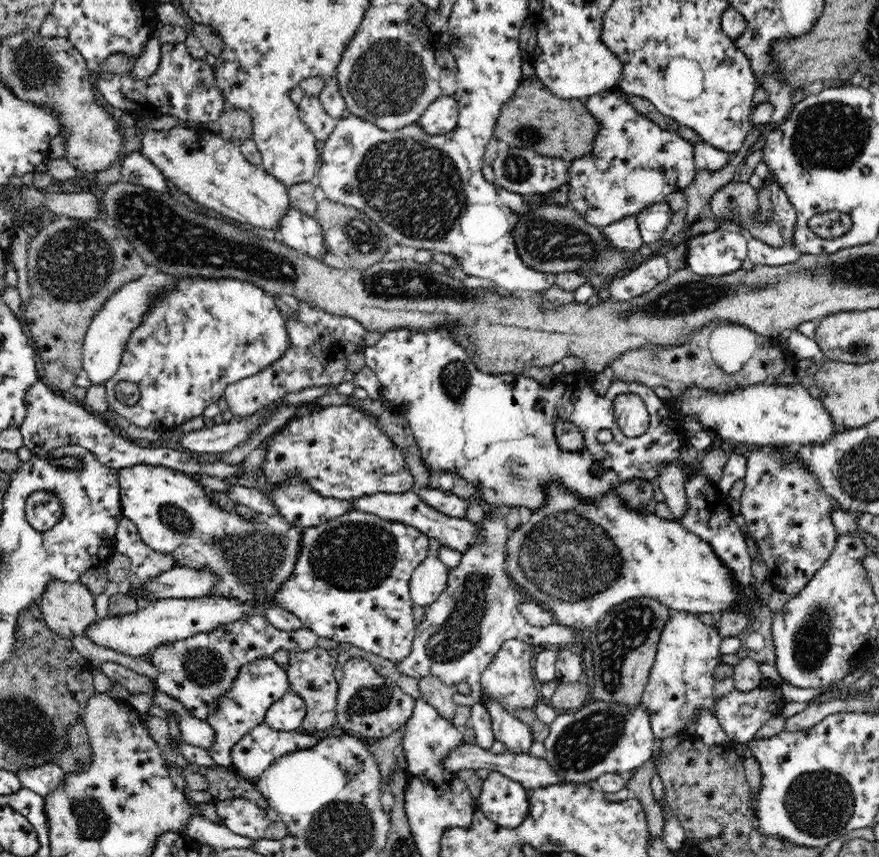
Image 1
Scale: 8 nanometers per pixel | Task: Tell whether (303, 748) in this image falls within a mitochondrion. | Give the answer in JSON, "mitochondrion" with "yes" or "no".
{"mitochondrion":"no"}

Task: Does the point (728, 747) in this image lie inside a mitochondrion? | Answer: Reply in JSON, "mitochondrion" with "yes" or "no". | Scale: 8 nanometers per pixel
{"mitochondrion":"no"}

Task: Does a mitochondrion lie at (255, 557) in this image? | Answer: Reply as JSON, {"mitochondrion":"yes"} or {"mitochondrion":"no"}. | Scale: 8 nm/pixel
{"mitochondrion":"yes"}

